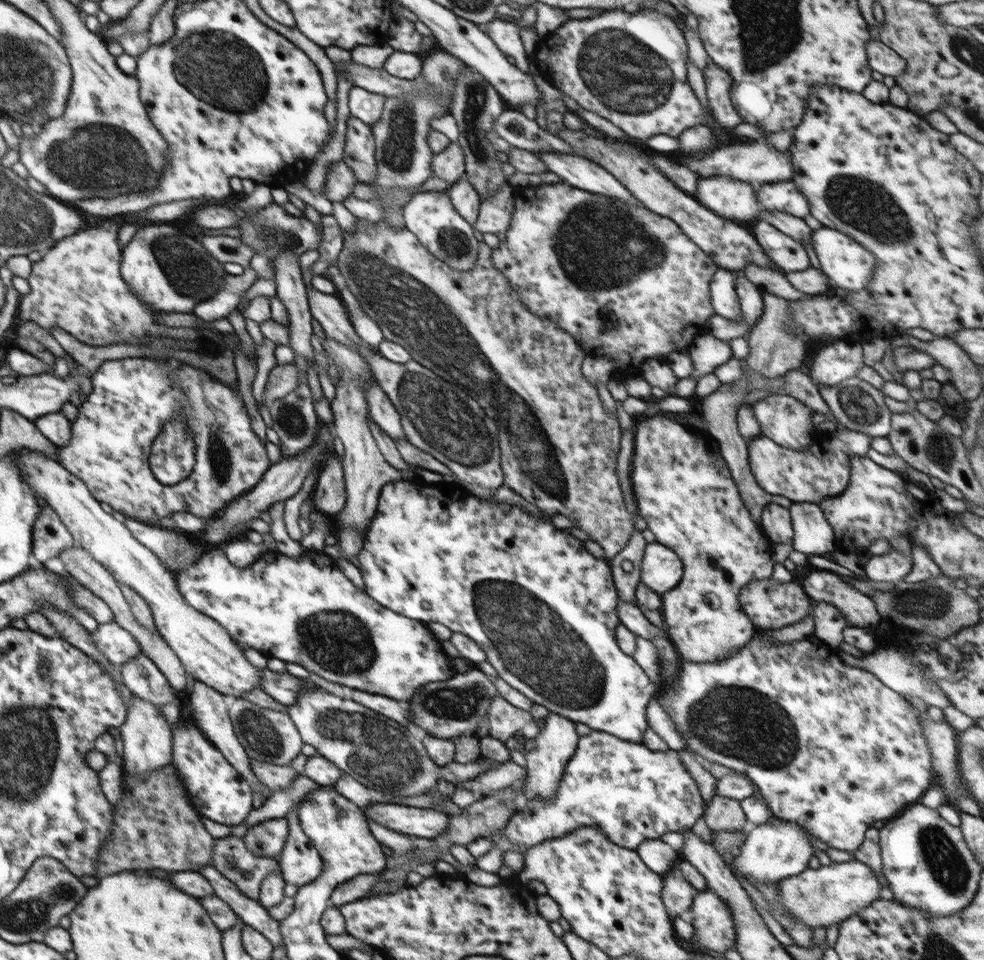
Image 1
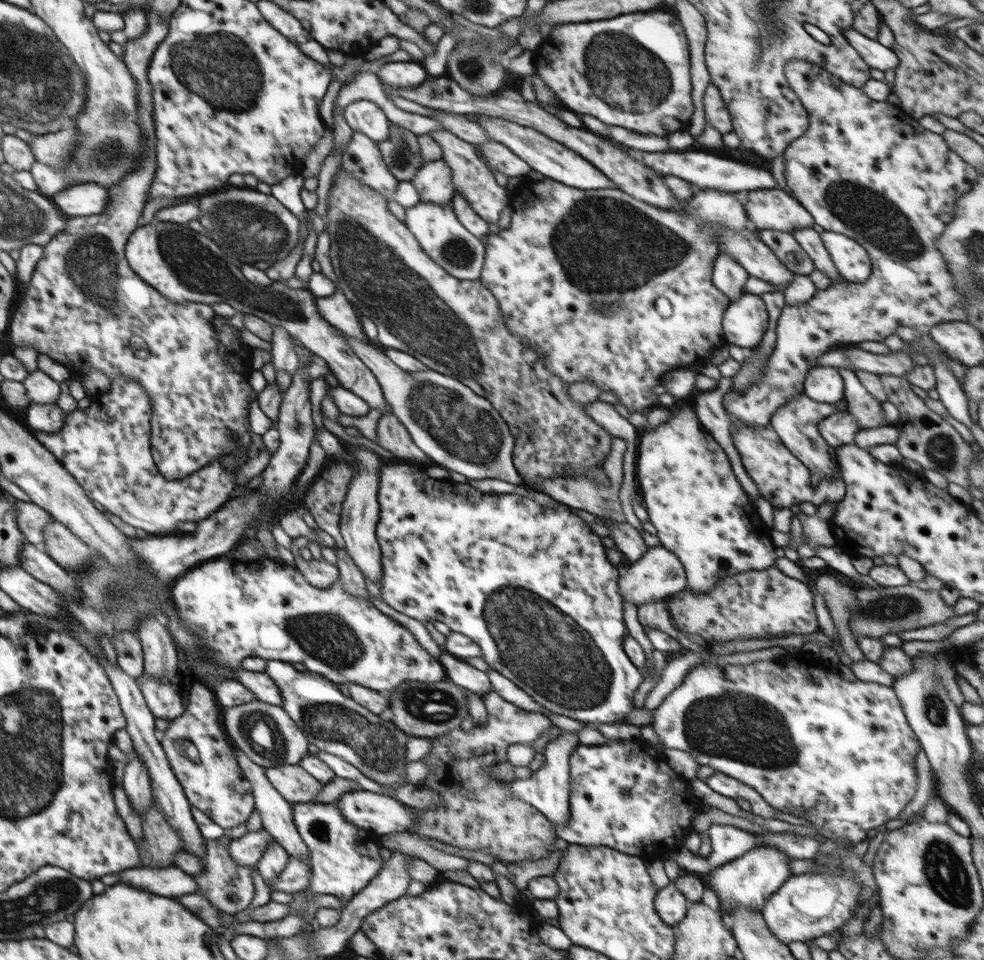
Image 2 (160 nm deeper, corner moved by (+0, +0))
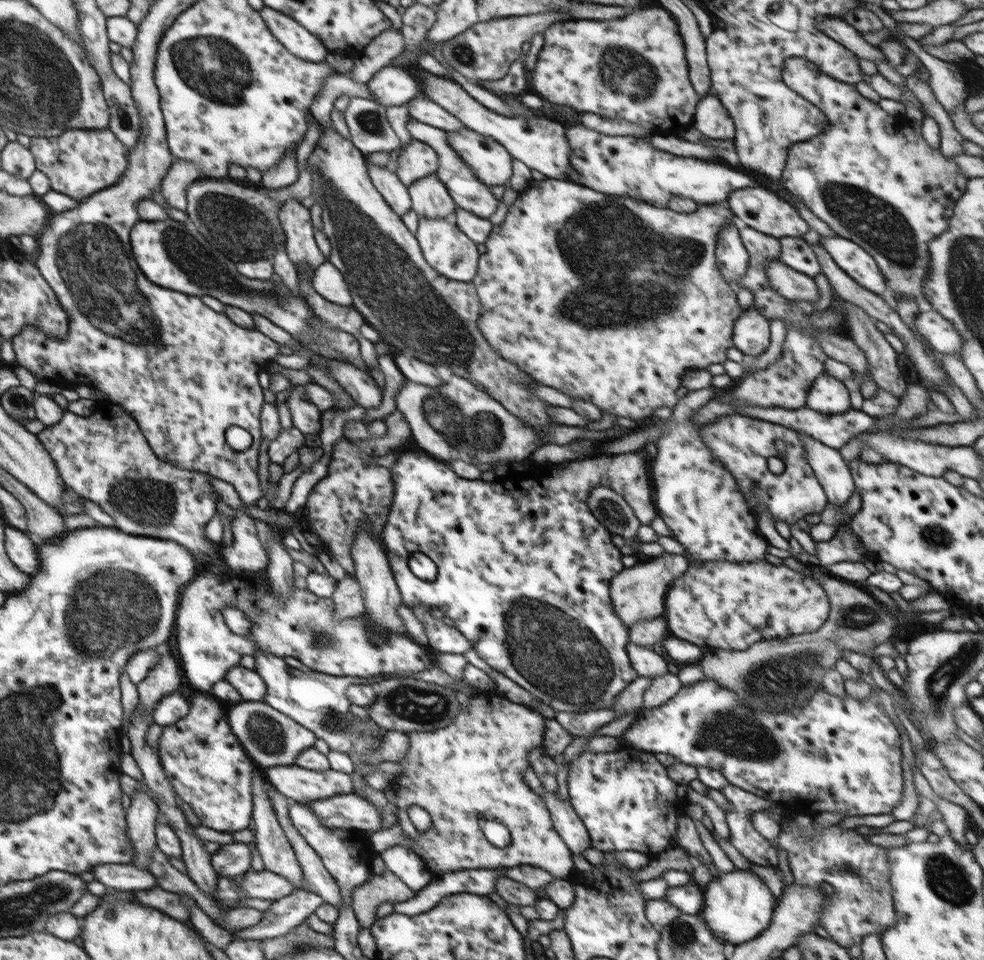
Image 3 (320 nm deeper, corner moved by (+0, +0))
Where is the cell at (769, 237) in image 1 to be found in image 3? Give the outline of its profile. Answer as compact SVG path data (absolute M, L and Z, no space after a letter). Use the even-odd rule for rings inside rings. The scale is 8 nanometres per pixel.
M782 237L779 239L781 253L779 260L794 270L814 278L822 272L822 267L810 243L802 237Z

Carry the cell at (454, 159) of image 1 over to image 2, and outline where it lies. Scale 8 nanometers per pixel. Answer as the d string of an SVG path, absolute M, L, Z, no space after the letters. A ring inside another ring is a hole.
M445 159L433 160L432 162L424 163L414 175L414 178L410 181L413 187L417 189L419 200L422 202L433 202L440 206L452 206L453 196L457 193L454 188L452 180L452 171L447 165Z

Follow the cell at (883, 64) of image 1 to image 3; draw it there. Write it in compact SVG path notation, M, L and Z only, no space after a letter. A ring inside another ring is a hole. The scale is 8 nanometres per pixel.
M820 16L816 20L816 29L822 31L824 35L832 38L832 40L842 44L858 58L868 59L872 62L880 59L883 61L887 60L880 48L864 41L860 37L860 33L841 18L824 18L824 16Z

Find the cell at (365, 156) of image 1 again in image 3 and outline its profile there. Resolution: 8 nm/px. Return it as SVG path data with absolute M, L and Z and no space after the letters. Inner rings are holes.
M367 162L367 171L373 185L398 216L402 217L411 209L408 187L402 184L394 169Z

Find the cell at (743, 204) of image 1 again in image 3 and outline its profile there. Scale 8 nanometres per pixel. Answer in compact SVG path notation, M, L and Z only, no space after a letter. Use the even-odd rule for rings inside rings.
M555 178L531 180L527 189L518 193L519 196L509 207L505 220L499 225L493 225L488 240L481 247L477 273L471 281L481 304L478 330L500 357L517 364L520 370L532 376L535 382L541 385L551 386L570 398L592 402L602 412L635 421L654 414L658 408L673 408L678 404L683 393L683 376L688 370L706 369L712 364L726 362L728 348L734 347L735 320L742 312L736 299L736 289L724 282L715 255L719 230L732 223L734 218L733 212L725 202L702 204L694 212L676 212L668 207L628 196L596 192L587 186Z

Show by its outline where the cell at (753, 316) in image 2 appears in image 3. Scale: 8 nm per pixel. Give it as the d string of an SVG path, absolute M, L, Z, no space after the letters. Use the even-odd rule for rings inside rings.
M755 307L742 311L733 328L734 347L746 357L759 356L771 341L771 322L764 318Z

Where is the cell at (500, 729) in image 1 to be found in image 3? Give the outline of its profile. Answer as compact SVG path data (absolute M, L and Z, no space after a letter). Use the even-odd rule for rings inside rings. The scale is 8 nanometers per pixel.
M480 693L474 696L473 699L469 700L468 706L461 707L460 712L453 718L450 724L447 724L444 728L436 729L430 732L409 732L407 737L409 740L409 747L407 753L403 756L404 760L398 760L398 764L402 771L397 774L392 782L393 789L396 795L396 802L398 809L397 818L399 818L400 826L403 833L407 838L413 838L415 840L415 846L412 845L413 851L417 853L420 858L426 863L426 866L431 870L433 874L442 875L446 873L458 872L462 870L470 869L488 869L492 870L499 867L512 868L513 866L520 866L523 864L529 864L531 867L538 867L546 869L546 872L553 874L556 879L567 879L569 880L578 871L575 869L573 856L571 855L570 849L566 846L566 843L559 837L559 834L554 828L550 811L546 806L545 800L541 795L536 794L524 780L524 773L529 768L528 766L528 753L533 748L544 748L544 730L546 726L546 718L540 715L532 708L521 704L516 704L514 701L508 700L504 696L500 696L498 693ZM416 804L421 806L430 814L432 820L432 826L426 831L418 831L410 818L408 817L408 808ZM487 820L495 820L502 822L506 828L508 828L511 834L510 846L508 848L498 848L493 844L490 844L484 833L482 832L482 823Z

